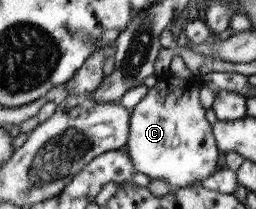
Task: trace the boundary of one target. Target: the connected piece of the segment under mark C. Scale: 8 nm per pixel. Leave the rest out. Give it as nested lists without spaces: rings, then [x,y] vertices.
[[[167,72],[148,88],[145,96],[130,110],[124,147],[133,168],[149,176],[150,180],[165,180],[171,192],[183,187],[209,184],[210,174],[216,172],[217,158],[222,155],[216,147],[212,125],[205,119],[205,109],[198,99],[202,86],[204,84],[199,77],[196,80],[193,76],[181,78]]]

